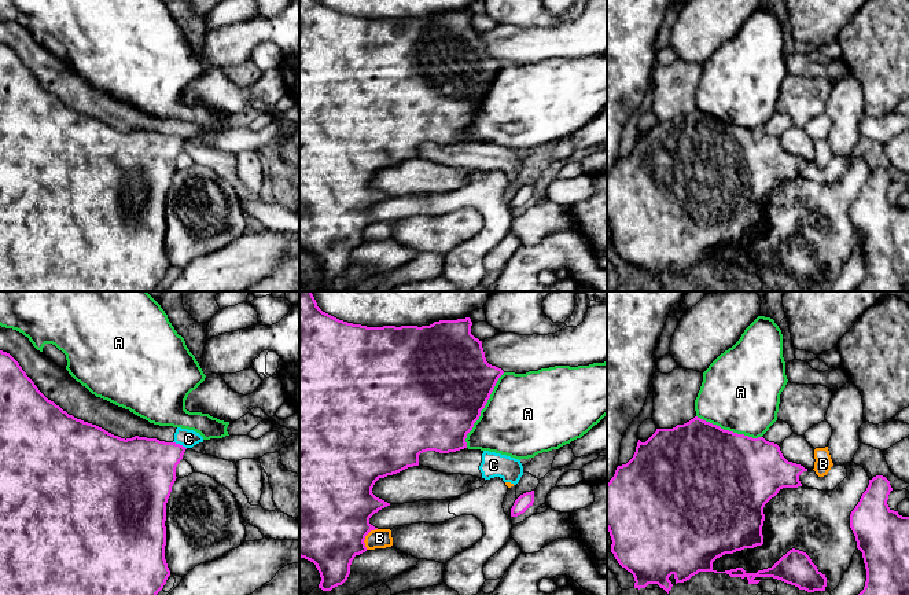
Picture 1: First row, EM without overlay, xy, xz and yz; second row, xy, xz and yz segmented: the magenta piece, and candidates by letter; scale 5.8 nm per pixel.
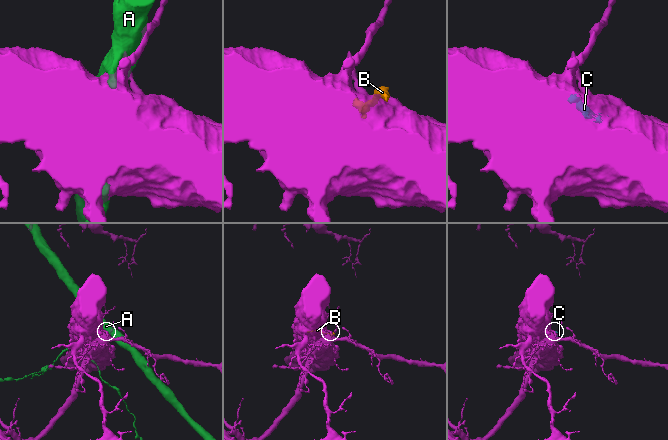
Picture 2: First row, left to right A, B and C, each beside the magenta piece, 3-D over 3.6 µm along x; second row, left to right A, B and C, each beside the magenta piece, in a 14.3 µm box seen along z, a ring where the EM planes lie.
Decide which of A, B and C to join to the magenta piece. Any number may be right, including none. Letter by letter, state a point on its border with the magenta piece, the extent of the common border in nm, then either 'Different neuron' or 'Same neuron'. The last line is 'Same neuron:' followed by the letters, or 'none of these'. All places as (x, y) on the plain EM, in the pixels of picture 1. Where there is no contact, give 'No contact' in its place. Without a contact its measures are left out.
A: Touches magenta at xz (482, 100). Shared border 500 nm. Different neuron
B: Touches magenta at xz (364, 230). Shared border 140 nm. Different neuron
C: Touches magenta at xy (179, 136). Shared border 90 nm. Different neuron
Same neuron: none of these

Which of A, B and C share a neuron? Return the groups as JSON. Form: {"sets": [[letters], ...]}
{"sets": [["A"], ["B", "C"]]}

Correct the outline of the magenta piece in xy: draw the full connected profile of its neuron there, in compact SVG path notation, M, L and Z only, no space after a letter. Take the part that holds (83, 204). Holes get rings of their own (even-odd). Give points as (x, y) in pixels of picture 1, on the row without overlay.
M0 43L0 291L155 291L170 262L165 251L166 195L185 139L157 131L121 131L69 107L48 92L19 55Z

